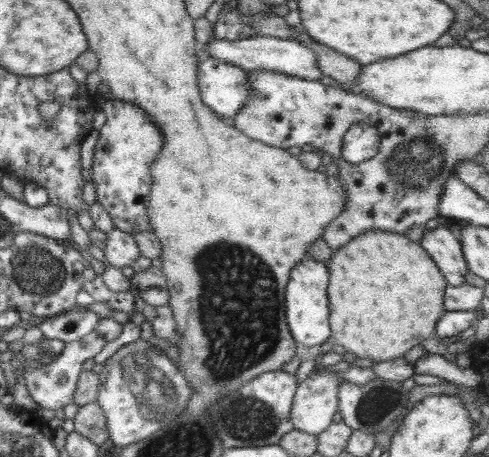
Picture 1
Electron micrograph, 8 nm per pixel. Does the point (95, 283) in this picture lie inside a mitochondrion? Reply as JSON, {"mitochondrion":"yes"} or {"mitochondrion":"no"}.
{"mitochondrion":"no"}

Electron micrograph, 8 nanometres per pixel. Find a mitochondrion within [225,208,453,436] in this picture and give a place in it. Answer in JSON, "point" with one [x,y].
{"point":[373,406]}

